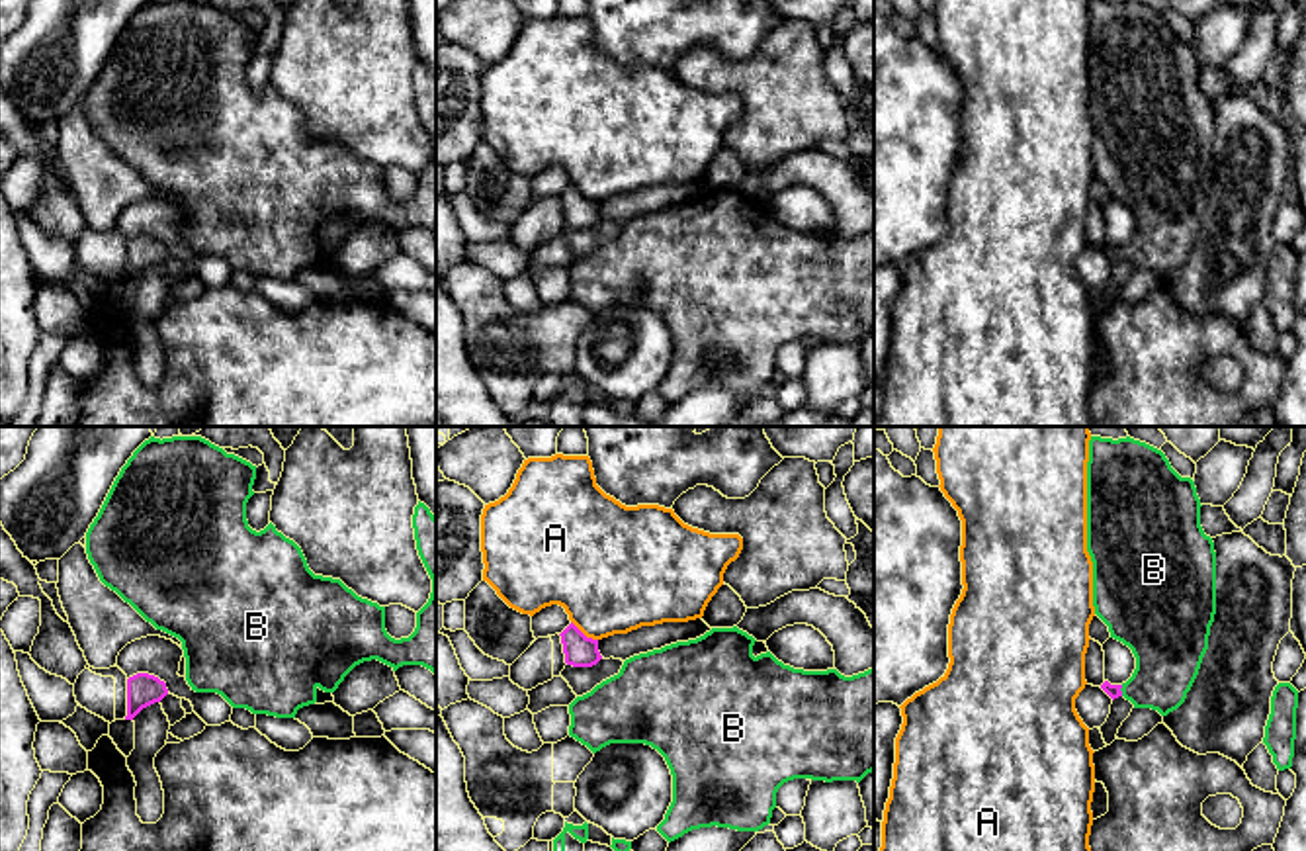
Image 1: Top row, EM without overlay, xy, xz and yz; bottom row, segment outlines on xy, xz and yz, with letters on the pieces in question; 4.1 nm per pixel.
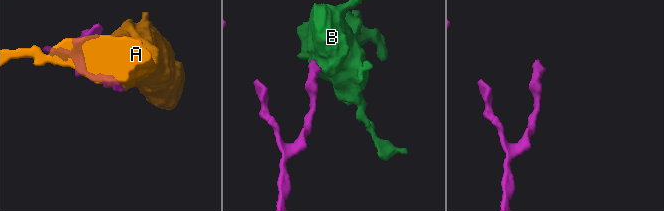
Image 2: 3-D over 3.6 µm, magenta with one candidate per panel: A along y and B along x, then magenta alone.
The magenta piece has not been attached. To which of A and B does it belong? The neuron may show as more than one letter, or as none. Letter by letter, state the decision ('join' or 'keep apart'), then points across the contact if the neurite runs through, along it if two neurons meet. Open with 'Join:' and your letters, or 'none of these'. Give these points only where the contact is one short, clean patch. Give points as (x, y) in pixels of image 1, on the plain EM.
Join: B
A: keep apart
B: join | across yz (1113, 253), (1121, 253), (1131, 251), (1168, 214)

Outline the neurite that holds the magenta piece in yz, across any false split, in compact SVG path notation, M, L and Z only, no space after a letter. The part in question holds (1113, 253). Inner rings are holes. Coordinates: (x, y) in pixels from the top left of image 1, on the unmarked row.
M1134 0L1089 2L1087 113L1093 123L1093 168L1110 200L1128 207L1136 219L1136 231L1126 245L1105 243L1101 250L1112 262L1124 258L1134 270L1152 270L1161 278L1185 264L1208 211L1216 176L1216 113L1200 88L1200 68L1195 43L1181 39L1161 12Z

